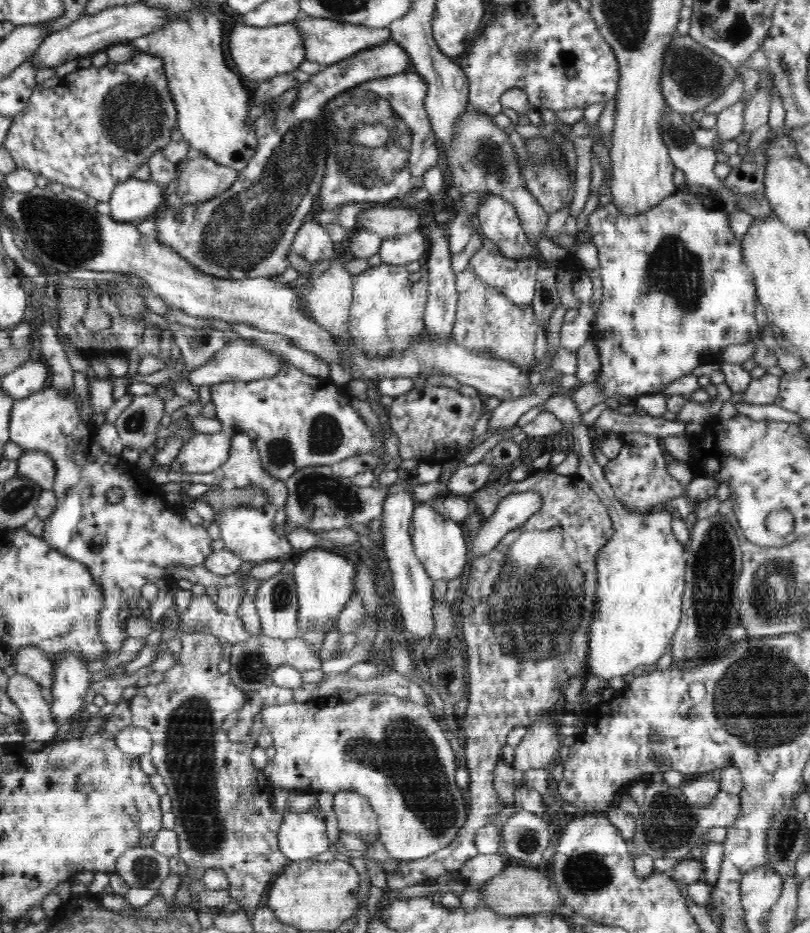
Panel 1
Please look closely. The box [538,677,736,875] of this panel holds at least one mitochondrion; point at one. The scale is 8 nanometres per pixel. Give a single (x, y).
(668, 825)

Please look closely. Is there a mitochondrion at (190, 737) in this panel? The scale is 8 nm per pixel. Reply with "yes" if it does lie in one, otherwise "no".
yes

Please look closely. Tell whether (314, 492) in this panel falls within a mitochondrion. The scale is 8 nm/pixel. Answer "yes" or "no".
yes

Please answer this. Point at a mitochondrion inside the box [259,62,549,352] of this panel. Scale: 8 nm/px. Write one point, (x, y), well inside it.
(374, 145)

